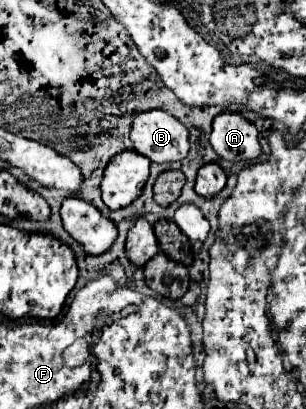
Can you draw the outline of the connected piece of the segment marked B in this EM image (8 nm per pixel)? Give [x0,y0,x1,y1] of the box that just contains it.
[131,111,189,163]

